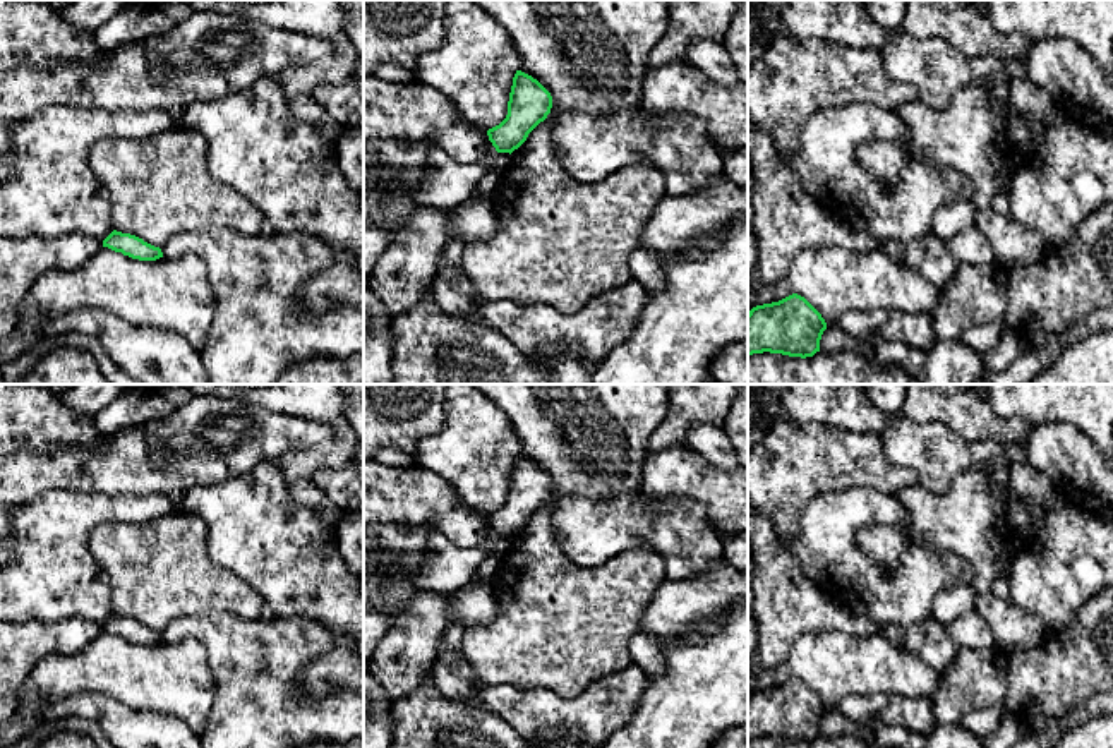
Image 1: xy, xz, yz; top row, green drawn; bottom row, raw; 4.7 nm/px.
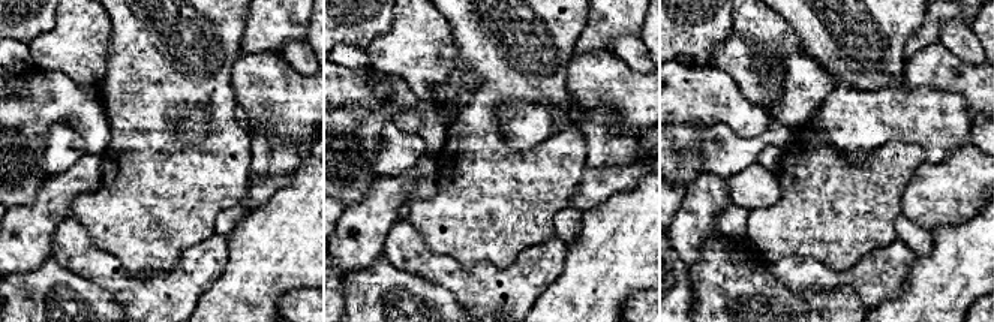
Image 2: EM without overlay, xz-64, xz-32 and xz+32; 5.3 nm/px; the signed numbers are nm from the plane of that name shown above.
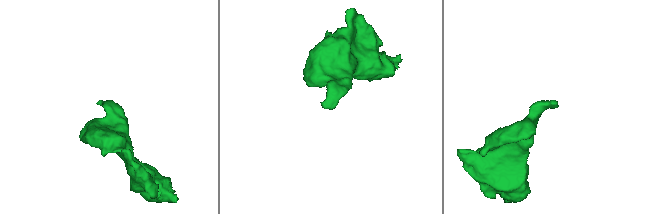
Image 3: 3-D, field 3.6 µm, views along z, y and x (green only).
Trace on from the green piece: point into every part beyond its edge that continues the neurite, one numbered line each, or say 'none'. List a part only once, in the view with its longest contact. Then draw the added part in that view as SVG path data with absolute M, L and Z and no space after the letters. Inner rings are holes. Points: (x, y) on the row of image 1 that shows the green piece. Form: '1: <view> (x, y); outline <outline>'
none

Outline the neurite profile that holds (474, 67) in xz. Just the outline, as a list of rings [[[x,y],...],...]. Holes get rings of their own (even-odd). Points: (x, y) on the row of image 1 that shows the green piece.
[[[448,0],[444,43],[424,53],[415,81],[441,91],[480,130],[508,115],[518,53],[508,31],[472,0]]]

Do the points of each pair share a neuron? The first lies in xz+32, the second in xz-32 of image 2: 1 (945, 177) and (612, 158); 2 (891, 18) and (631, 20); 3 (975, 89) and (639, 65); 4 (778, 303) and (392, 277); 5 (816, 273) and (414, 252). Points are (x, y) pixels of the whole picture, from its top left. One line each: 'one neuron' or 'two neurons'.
1: two neurons
2: two neurons
3: two neurons
4: one neuron
5: one neuron

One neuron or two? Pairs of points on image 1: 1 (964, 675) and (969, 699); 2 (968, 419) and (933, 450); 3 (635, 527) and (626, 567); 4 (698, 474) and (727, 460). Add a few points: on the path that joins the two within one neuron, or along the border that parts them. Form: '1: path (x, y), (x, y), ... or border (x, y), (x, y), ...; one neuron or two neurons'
1: path (969, 680), (969, 693); one neuron
2: border (913, 421), (944, 422), (969, 443); two neurons
3: border (666, 561), (645, 548), (630, 548), (594, 568); two neurons
4: border (686, 443), (715, 467), (729, 472); two neurons

